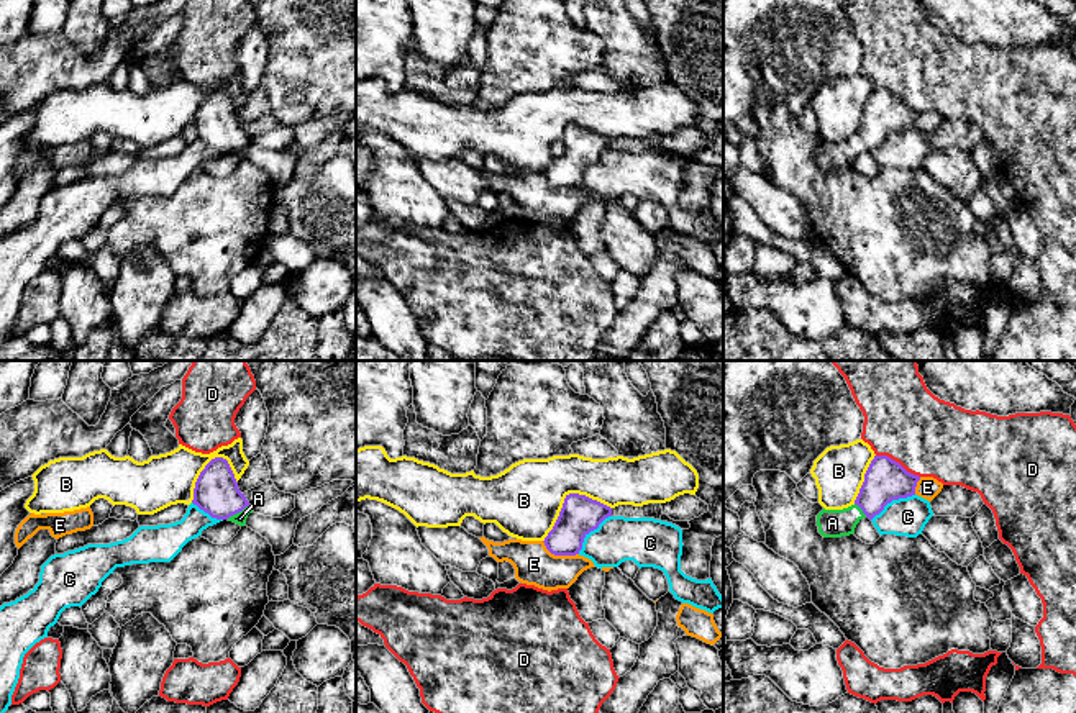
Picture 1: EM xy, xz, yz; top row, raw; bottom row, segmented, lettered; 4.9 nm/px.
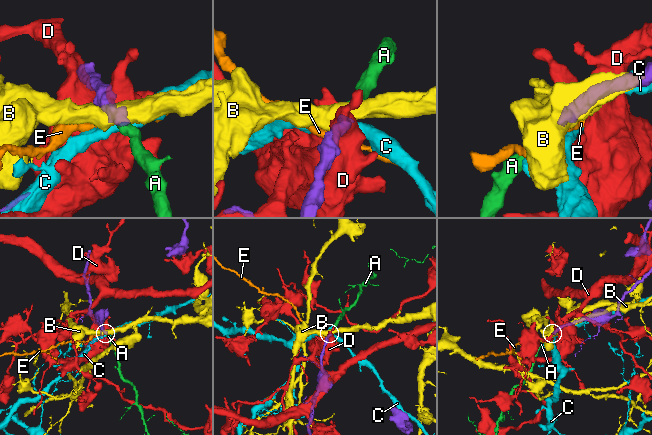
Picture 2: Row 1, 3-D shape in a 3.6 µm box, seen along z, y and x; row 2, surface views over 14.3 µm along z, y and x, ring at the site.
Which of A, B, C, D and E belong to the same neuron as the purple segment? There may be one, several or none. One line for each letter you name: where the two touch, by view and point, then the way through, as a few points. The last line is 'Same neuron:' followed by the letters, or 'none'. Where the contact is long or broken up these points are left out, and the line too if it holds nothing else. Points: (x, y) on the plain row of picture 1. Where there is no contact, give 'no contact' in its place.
A: contact xy (238, 145); way xy (217, 127), (238, 145), (240, 151)
Same neuron: A

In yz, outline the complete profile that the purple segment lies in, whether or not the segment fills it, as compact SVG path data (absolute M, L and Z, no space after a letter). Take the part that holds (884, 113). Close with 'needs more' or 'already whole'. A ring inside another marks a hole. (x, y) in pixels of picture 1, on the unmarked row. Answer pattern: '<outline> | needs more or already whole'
M874 89L855 136L843 143L822 143L817 148L823 170L841 170L855 166L863 151L873 152L887 136L915 128L919 108L907 105L887 89Z | needs more

